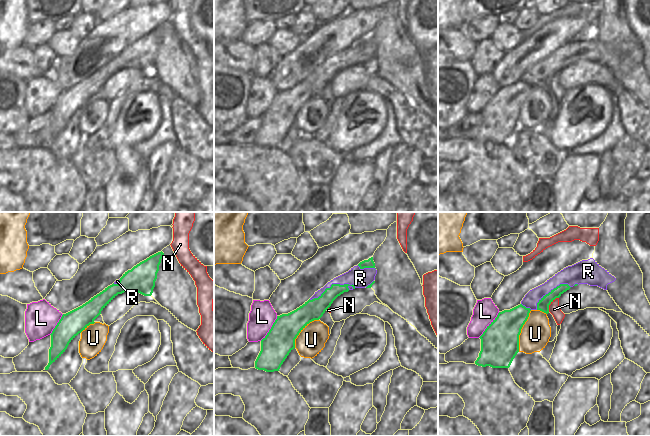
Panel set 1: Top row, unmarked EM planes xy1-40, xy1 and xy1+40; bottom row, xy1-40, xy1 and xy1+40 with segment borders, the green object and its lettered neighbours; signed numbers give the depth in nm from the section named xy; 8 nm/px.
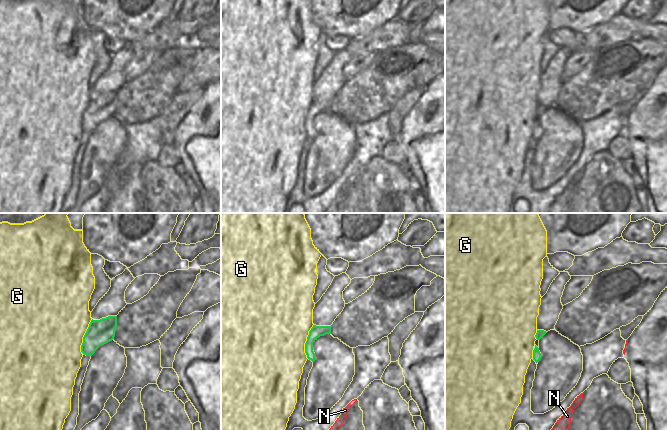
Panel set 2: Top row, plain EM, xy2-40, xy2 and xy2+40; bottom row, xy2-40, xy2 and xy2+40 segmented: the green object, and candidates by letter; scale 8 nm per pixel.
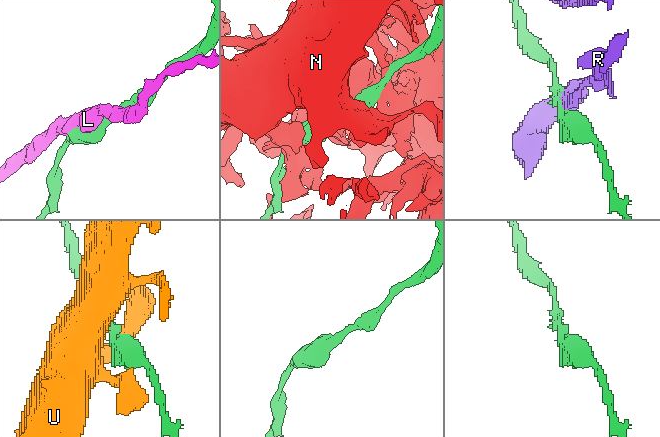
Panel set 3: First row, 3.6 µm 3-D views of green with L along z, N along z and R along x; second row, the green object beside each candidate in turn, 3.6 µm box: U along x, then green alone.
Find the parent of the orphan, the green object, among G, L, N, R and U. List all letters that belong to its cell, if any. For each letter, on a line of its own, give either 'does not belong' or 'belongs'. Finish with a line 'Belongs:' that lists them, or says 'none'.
G: does not belong
L: does not belong
N: does not belong
R: does not belong
U: does not belong
Belongs: none

